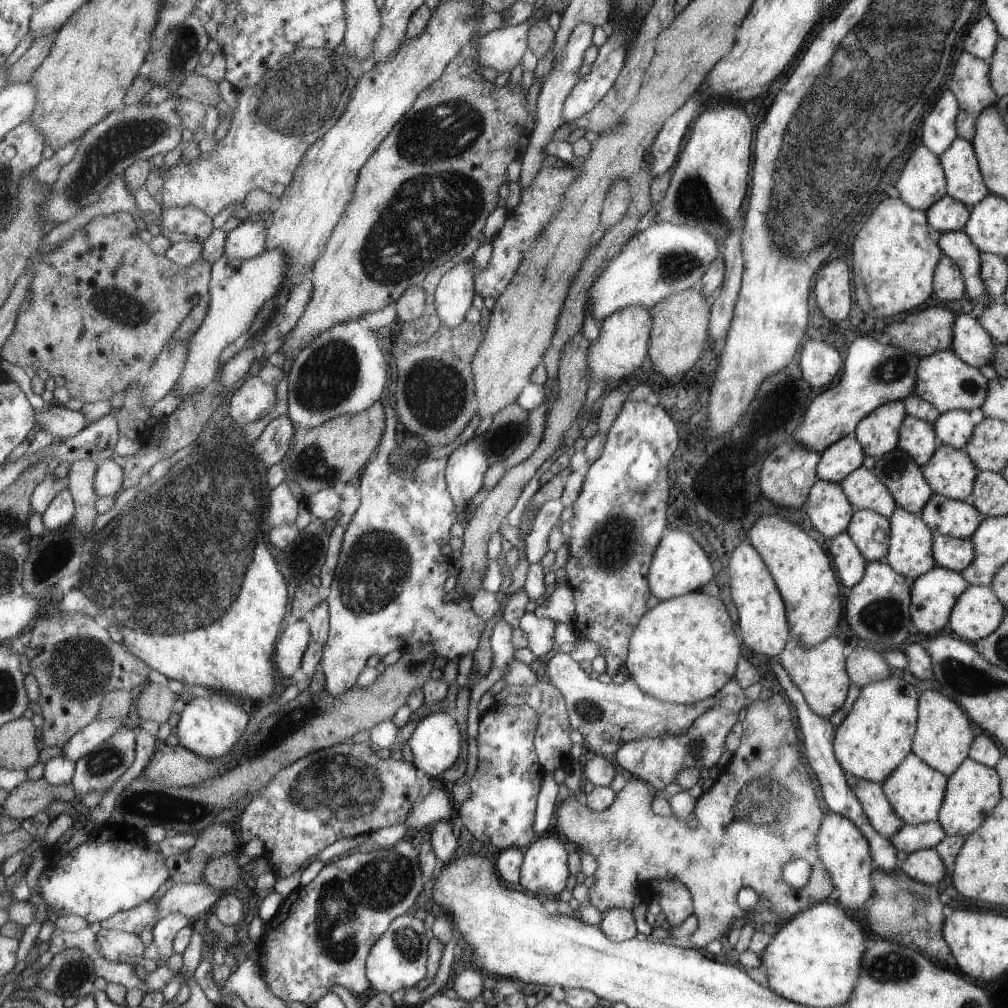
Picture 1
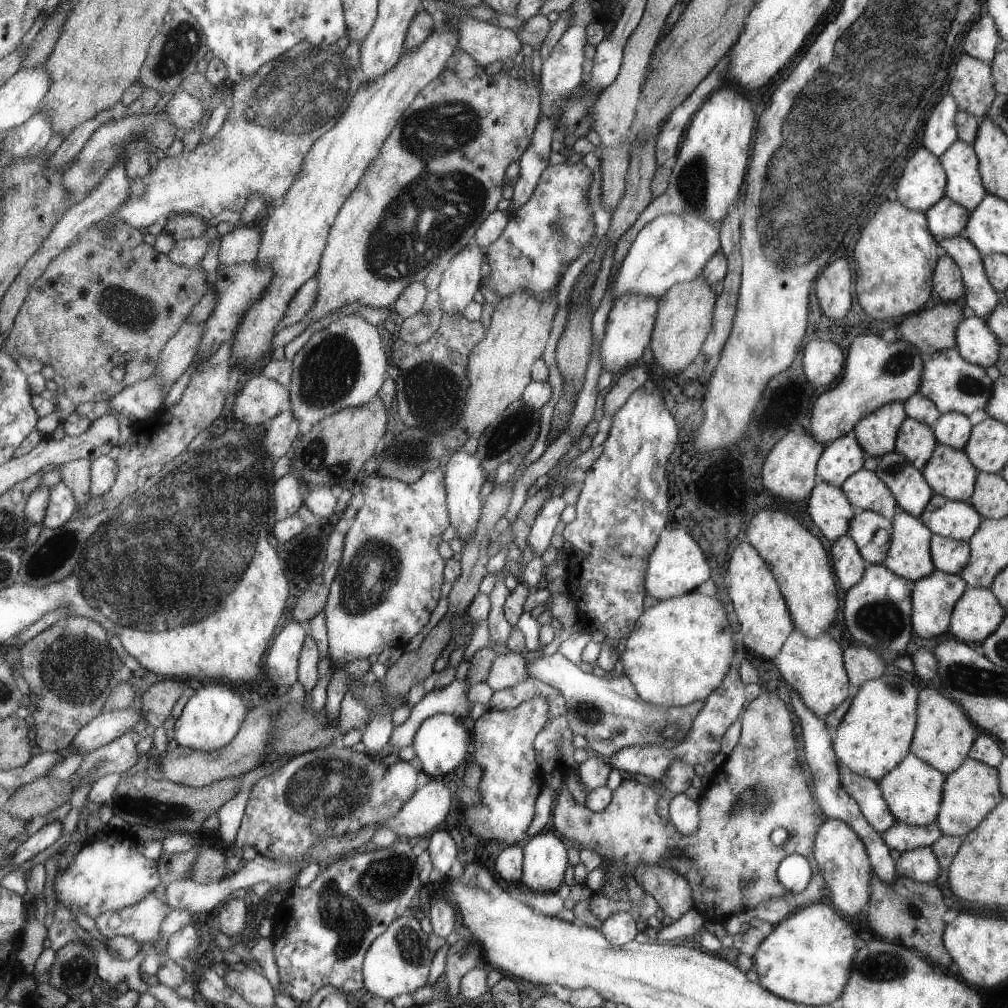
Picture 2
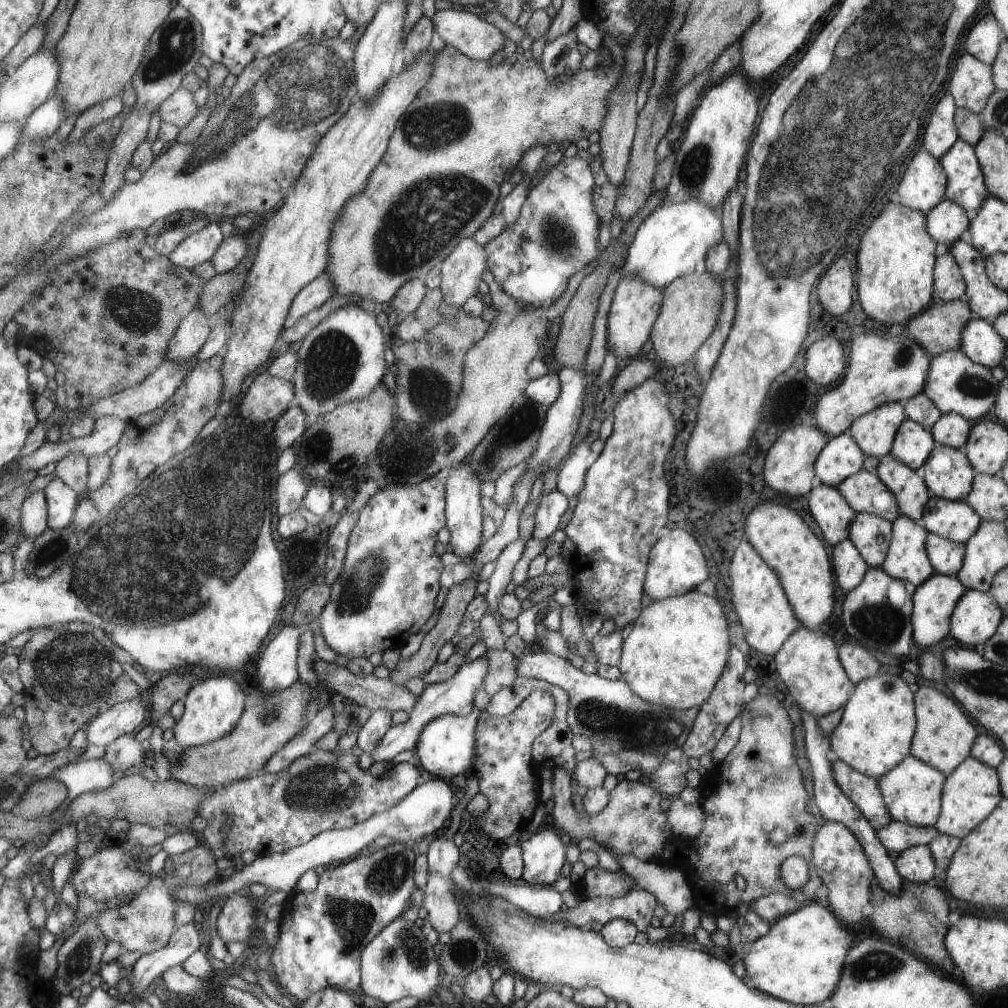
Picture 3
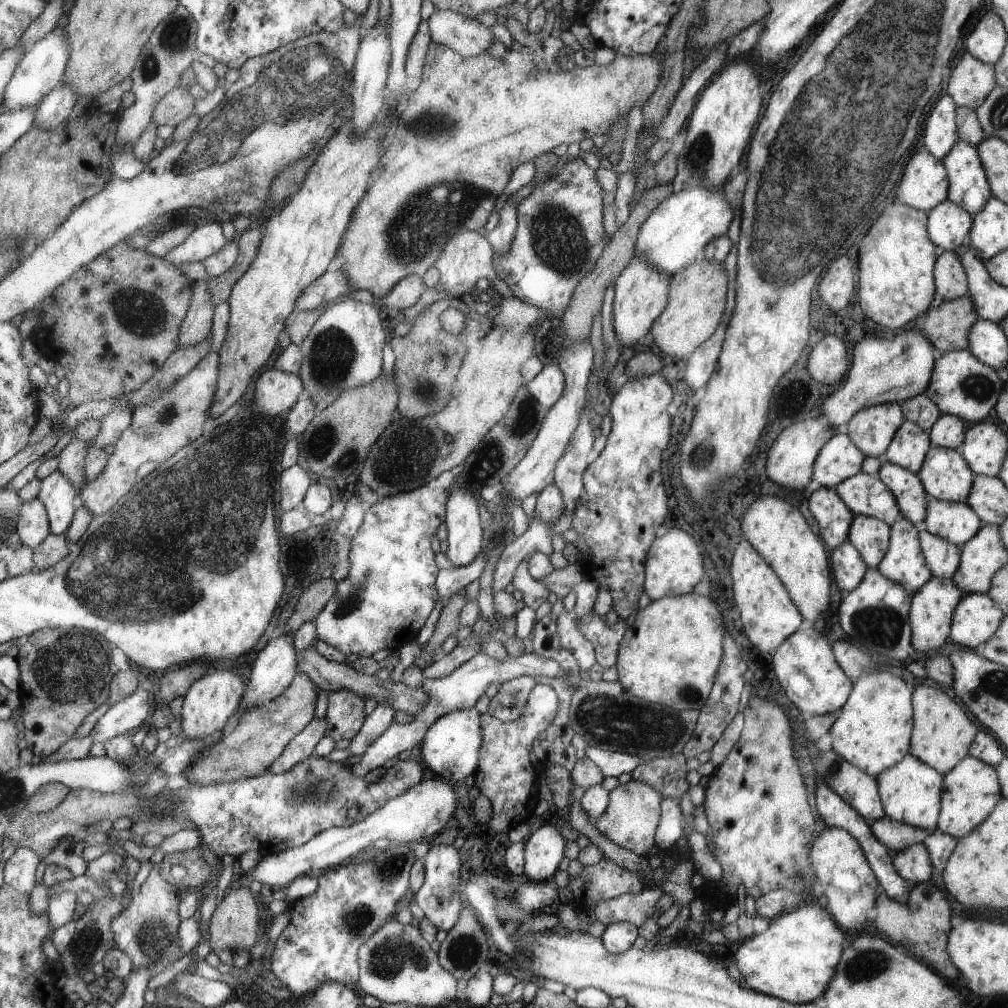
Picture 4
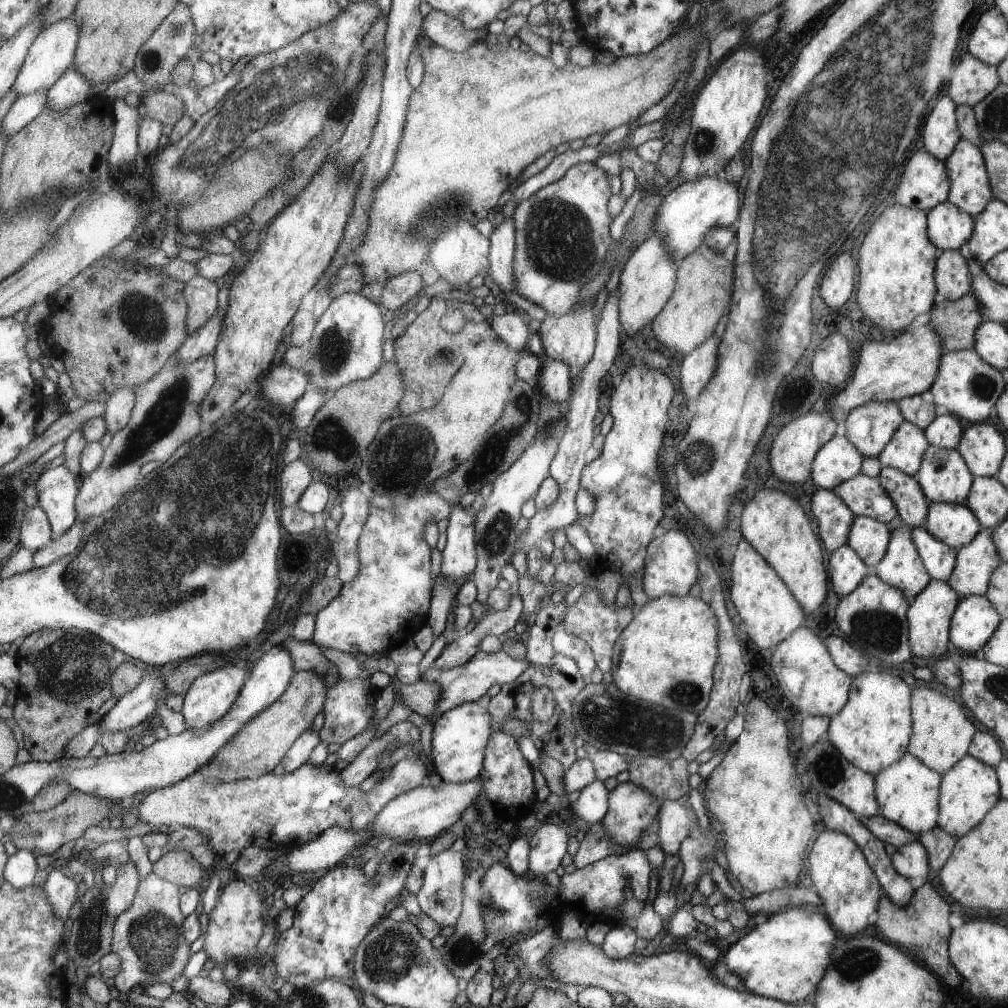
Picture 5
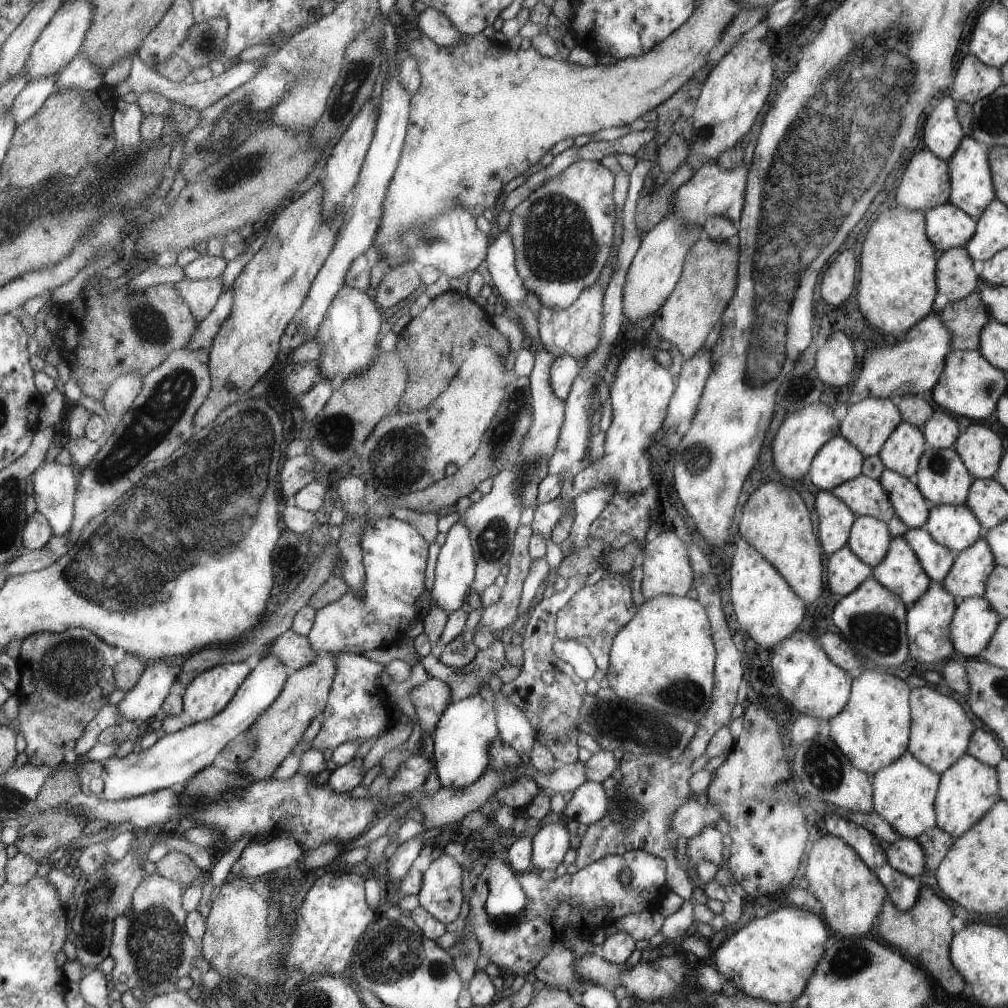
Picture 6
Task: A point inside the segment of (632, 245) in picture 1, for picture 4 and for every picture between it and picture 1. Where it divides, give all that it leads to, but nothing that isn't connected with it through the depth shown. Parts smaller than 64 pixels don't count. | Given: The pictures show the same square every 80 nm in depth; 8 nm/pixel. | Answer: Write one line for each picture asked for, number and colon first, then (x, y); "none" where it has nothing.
2: (670, 249)
3: (672, 241)
4: (678, 229)

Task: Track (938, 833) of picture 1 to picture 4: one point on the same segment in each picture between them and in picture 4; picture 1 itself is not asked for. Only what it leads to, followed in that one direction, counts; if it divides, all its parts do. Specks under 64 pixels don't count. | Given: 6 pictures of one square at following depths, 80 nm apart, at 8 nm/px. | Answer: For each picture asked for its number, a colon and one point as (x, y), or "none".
2: (900, 837)
3: (896, 836)
4: (893, 835)

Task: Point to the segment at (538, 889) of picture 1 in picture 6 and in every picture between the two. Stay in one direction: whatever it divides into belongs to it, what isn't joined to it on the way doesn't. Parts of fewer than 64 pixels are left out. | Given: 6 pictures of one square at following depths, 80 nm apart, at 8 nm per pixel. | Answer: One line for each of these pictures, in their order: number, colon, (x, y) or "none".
2: (543, 858)
3: (543, 854)
4: (543, 849)
5: (546, 848)
6: (549, 843)

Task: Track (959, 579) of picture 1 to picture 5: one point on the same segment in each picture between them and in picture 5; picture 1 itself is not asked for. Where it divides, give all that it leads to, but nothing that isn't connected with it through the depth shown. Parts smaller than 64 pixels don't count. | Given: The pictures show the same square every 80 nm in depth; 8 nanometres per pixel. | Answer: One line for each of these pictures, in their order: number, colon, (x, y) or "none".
2: (933, 597)
3: (934, 599)
4: (933, 604)
5: (929, 615)

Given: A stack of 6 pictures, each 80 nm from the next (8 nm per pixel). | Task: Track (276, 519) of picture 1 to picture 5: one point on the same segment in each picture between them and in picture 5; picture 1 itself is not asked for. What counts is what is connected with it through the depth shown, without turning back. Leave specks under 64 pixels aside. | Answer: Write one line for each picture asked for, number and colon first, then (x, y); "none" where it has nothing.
2: (287, 499)
3: (291, 487)
4: (294, 481)
5: (295, 477)

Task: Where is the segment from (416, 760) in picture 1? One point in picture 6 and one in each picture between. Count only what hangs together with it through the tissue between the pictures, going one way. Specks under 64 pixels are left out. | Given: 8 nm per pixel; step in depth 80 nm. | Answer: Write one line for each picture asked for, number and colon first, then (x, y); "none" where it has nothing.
2: (439, 744)
3: (445, 746)
4: (451, 748)
5: (460, 736)
6: (461, 737)

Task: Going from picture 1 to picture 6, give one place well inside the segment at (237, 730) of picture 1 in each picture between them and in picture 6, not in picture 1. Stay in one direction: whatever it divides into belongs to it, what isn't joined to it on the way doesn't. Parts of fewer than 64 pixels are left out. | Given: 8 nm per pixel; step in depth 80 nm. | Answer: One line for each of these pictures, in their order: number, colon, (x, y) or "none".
2: (211, 717)
3: (210, 708)
4: (210, 700)
5: (209, 696)
6: (207, 694)

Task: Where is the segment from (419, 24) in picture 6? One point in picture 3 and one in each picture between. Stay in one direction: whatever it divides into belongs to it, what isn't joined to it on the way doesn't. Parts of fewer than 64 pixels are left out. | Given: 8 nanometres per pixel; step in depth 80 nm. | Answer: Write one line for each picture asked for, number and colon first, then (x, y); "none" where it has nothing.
3: (476, 39)
4: (464, 36)
5: (440, 28)

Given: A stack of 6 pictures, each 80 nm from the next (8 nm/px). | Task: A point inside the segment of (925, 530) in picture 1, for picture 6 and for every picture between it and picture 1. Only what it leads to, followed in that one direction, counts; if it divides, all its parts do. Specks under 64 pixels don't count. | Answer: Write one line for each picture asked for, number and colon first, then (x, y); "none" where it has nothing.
2: (909, 557)
3: (906, 560)
4: (904, 564)
5: (901, 568)
6: (900, 571)

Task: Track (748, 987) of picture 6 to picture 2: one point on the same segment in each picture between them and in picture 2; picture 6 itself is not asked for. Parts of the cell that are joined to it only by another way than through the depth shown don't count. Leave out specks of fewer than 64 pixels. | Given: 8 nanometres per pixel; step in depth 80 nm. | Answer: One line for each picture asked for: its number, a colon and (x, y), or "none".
2: (806, 959)
3: (799, 960)
4: (793, 959)
5: (785, 957)

